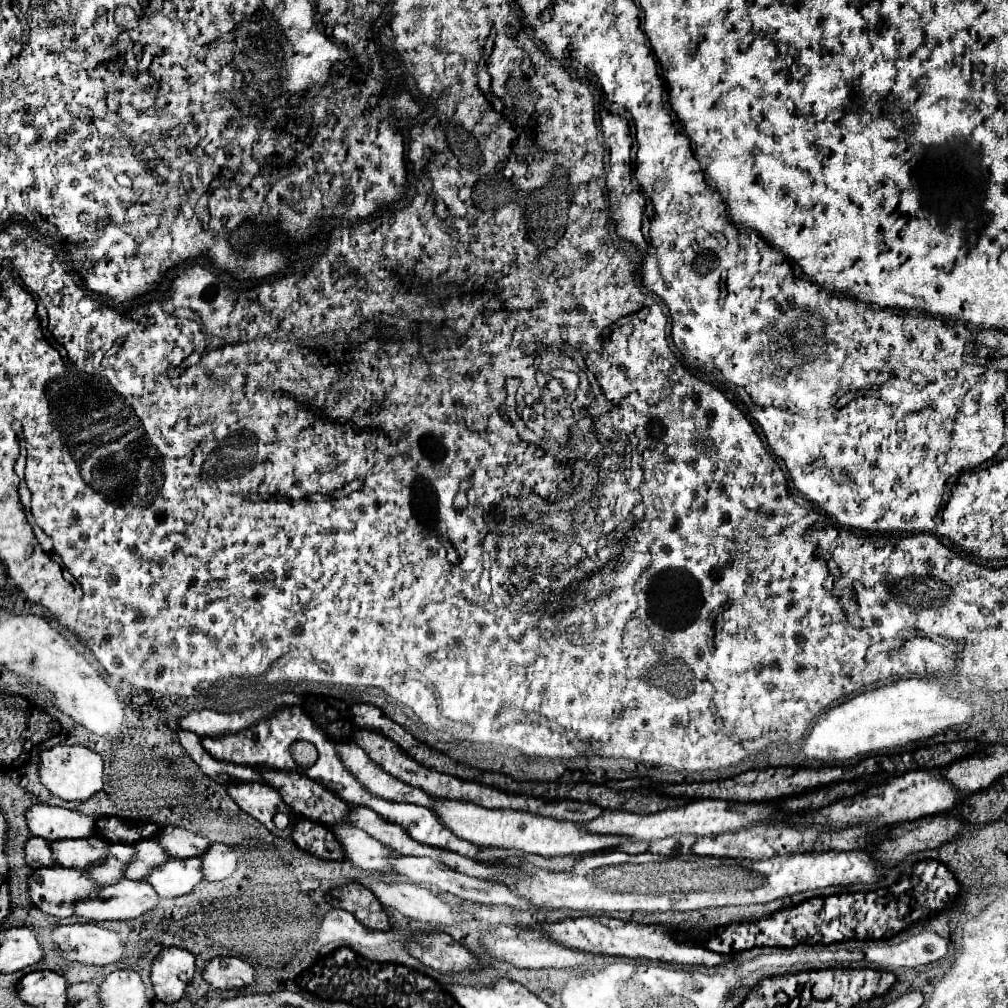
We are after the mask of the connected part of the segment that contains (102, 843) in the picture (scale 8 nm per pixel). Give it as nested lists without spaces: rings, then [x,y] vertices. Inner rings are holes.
[[[77,838],[77,840],[59,840],[51,842],[51,850],[59,866],[87,870],[91,866],[101,864],[109,850],[109,842],[105,838]]]

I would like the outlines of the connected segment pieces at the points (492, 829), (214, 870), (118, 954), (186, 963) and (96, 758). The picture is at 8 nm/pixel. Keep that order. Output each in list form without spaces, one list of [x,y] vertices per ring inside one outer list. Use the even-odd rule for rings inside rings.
[[[437,800],[435,814],[451,832],[455,832],[459,838],[469,840],[473,844],[487,846],[487,848],[521,850],[521,852],[539,854],[545,858],[583,856],[583,854],[593,854],[593,852],[627,842],[627,838],[589,834],[583,830],[583,826],[579,826],[575,822],[561,822],[561,820],[543,818],[543,816],[537,816],[531,812],[521,812],[521,810],[487,810],[487,808],[481,808],[481,806],[471,804],[471,802]]]
[[[213,842],[203,854],[203,874],[207,880],[225,880],[237,870],[237,854],[223,844]]]
[[[91,922],[57,926],[51,932],[51,938],[59,944],[67,960],[107,966],[125,958],[125,942],[117,936],[117,932]]]
[[[165,948],[153,962],[151,980],[155,996],[165,1004],[181,1000],[185,988],[193,980],[193,974],[195,974],[195,956],[191,952],[181,948]]]
[[[55,746],[39,754],[39,776],[43,786],[61,800],[89,800],[103,788],[103,760],[97,752],[83,746]]]

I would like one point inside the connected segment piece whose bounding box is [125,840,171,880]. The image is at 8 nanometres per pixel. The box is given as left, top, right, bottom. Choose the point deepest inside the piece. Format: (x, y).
(149, 854)

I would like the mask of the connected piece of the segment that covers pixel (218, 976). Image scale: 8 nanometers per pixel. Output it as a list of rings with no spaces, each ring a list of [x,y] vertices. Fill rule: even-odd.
[[[219,956],[207,964],[207,968],[203,970],[203,978],[209,982],[211,988],[243,990],[253,984],[255,968],[241,958]]]

